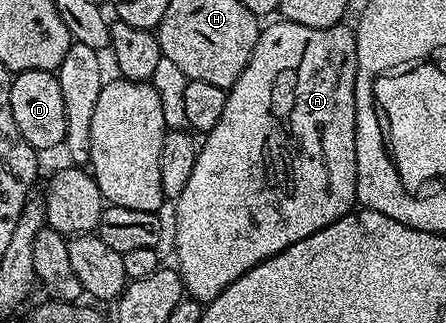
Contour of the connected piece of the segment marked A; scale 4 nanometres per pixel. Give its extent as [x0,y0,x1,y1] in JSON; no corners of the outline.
[174,19,358,306]

